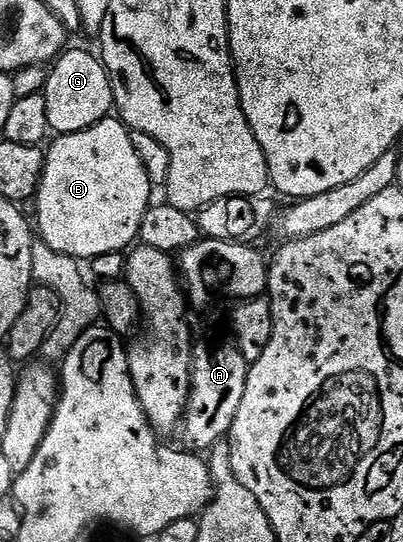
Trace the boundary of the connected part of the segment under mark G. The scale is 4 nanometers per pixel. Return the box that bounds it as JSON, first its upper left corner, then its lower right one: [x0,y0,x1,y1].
[43,50,113,135]

